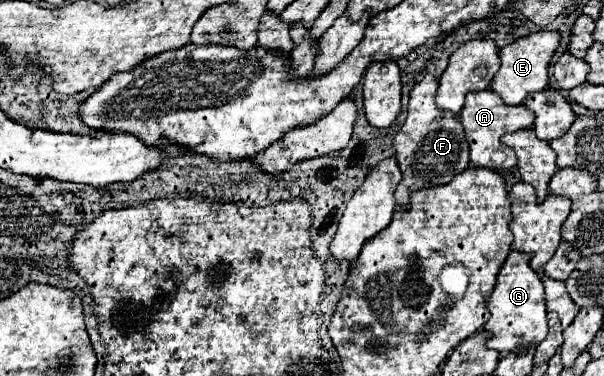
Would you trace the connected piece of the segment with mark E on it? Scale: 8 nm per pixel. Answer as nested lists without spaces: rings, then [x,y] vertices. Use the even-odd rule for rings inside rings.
[[[535,32],[515,40],[513,44],[501,48],[501,68],[493,78],[491,88],[507,102],[507,104],[521,104],[529,94],[545,90],[549,84],[549,62],[555,50],[559,48],[561,36],[559,32]]]

